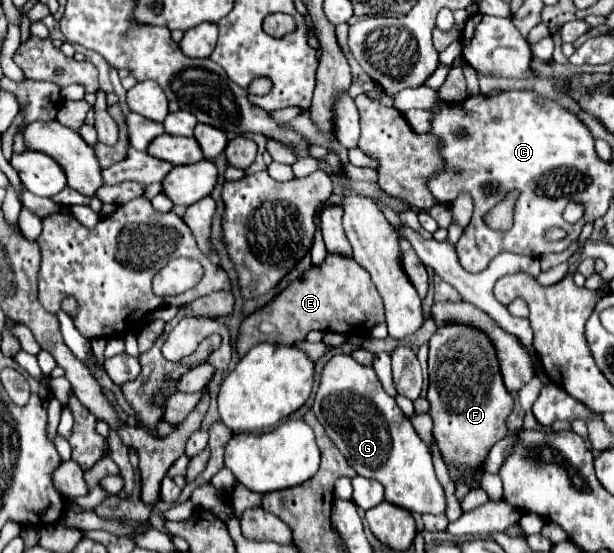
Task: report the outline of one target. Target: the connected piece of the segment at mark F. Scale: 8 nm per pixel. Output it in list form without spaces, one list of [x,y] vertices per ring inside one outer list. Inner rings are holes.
[[[444,323],[428,343],[428,401],[430,401],[430,415],[434,419],[434,437],[438,441],[442,459],[448,467],[448,475],[456,487],[456,499],[462,501],[470,487],[462,481],[464,469],[482,469],[484,459],[492,445],[504,437],[506,419],[512,413],[512,395],[508,393],[498,365],[498,355],[488,339],[488,335],[476,327],[468,327],[464,323]]]

